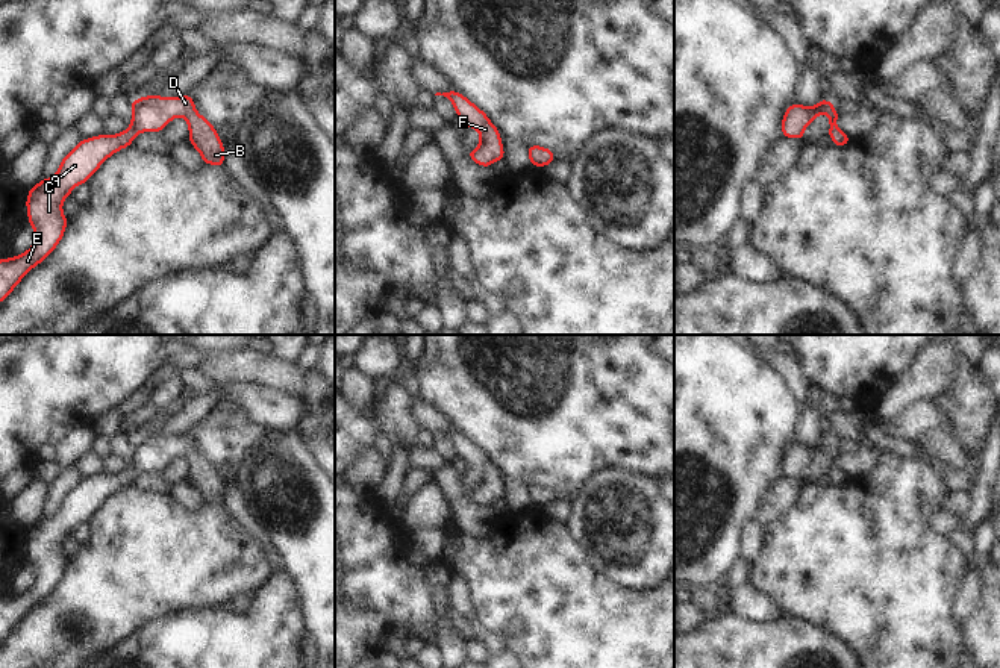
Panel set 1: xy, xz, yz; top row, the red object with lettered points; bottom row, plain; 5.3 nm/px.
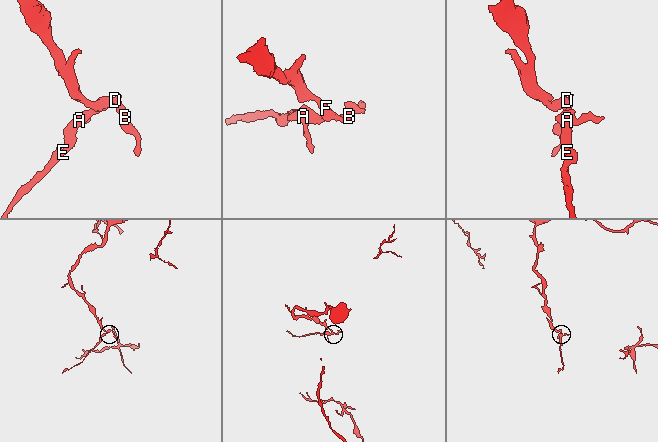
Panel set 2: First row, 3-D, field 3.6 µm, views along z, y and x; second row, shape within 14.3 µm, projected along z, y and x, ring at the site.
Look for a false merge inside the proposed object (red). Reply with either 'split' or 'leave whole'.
leave whole

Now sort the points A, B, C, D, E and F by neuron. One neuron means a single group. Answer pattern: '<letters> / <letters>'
A B C D E F

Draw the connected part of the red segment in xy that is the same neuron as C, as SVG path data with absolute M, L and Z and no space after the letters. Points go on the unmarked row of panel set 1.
M145 435L132 441L130 448L132 464L124 471L82 479L67 492L53 517L41 518L29 529L27 562L33 567L35 582L23 594L0 598L0 642L62 579L68 562L62 541L77 524L86 523L109 495L130 486L138 473L162 471L173 457L183 456L189 465L188 479L203 503L224 506L224 485L214 465L195 450L191 435Z

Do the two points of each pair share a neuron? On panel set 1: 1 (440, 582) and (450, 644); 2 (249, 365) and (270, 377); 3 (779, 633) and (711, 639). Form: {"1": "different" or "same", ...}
{"1": "same", "2": "same", "3": "same"}

